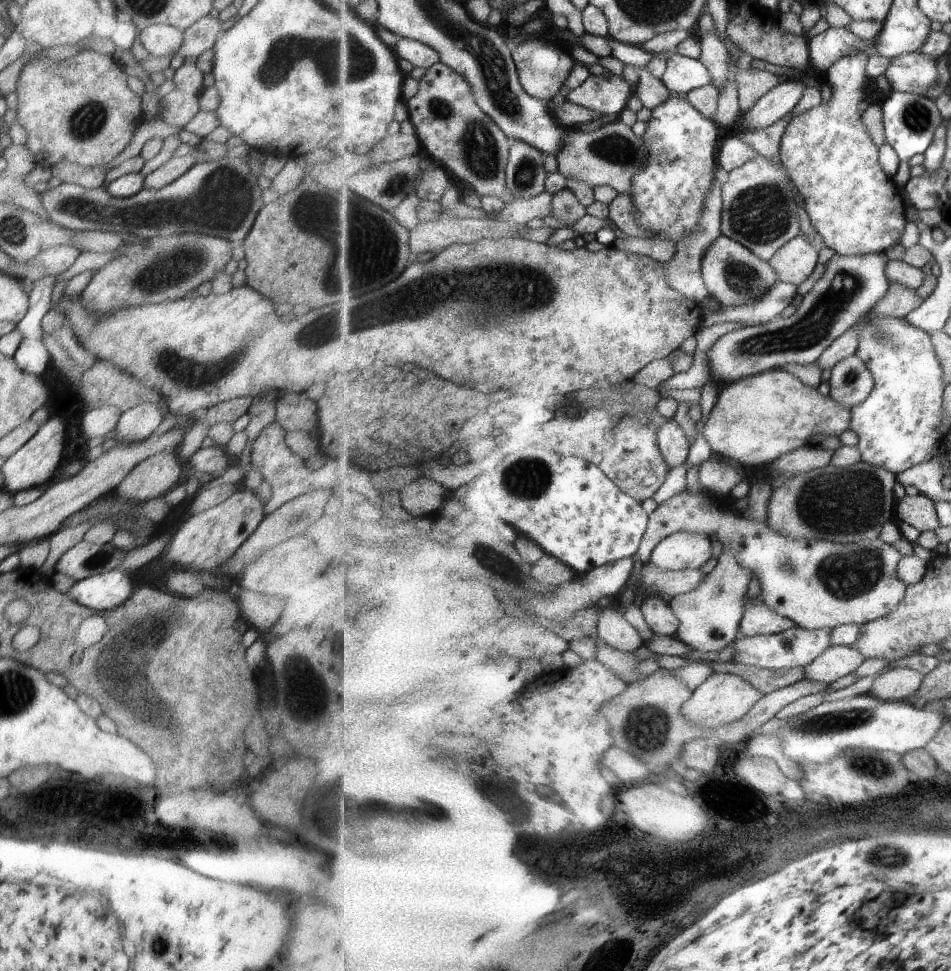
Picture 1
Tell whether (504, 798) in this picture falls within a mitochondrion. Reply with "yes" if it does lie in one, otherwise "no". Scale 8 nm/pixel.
yes

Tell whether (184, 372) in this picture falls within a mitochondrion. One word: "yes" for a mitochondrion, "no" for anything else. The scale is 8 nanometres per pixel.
yes

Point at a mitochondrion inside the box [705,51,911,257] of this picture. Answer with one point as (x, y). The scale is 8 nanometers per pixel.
(762, 214)

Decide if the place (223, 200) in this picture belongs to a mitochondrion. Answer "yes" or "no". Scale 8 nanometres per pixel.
yes

